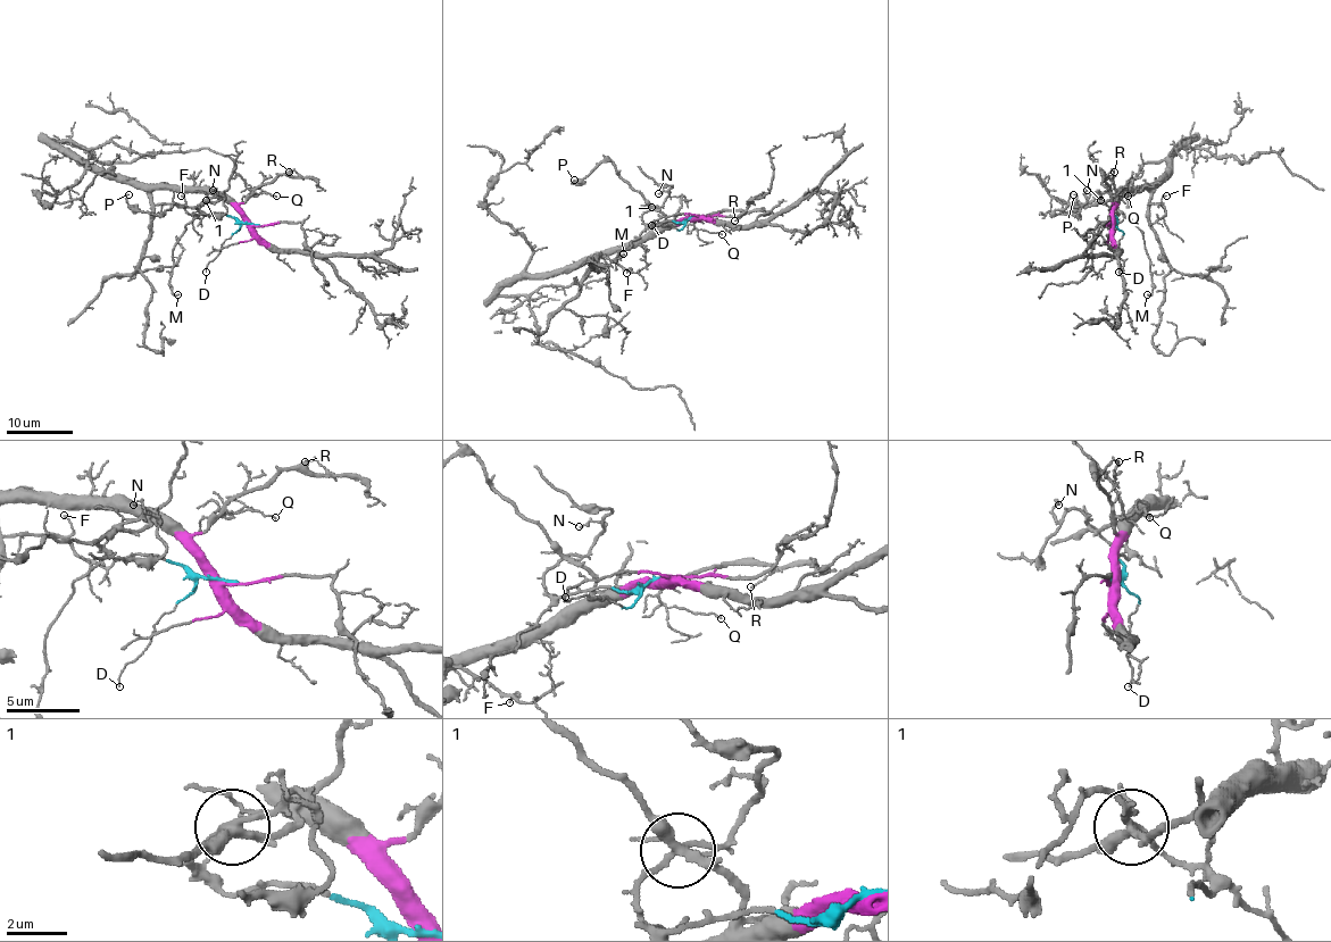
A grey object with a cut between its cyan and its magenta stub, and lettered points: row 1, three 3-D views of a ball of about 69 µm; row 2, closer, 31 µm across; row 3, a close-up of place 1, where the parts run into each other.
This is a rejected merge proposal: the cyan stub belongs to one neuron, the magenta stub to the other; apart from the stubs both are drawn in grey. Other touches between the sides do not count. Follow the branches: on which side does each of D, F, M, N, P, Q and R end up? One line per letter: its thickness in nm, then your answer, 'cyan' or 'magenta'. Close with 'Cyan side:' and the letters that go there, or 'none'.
D: 100 nm thick; cyan
F: 110 nm thick; magenta
M: 180 nm thick; cyan
N: 120 nm thick; cyan
P: 110 nm thick; magenta
Q: 90 nm thick; magenta
R: 100 nm thick; magenta
Cyan side: D, M, N

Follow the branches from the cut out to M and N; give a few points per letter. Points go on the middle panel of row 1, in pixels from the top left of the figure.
M: (697, 217), (657, 222), (615, 258), (624, 253)
N: (697, 217), (647, 225), (642, 215), (650, 207), (660, 207), (670, 193), (664, 190), (658, 193)

